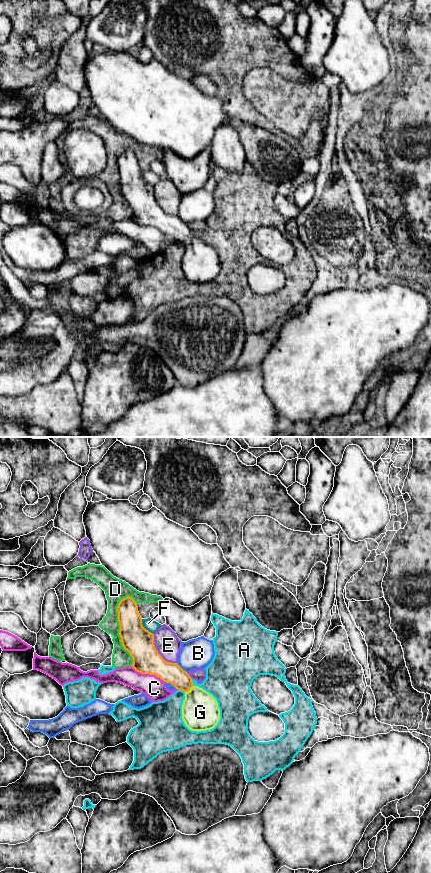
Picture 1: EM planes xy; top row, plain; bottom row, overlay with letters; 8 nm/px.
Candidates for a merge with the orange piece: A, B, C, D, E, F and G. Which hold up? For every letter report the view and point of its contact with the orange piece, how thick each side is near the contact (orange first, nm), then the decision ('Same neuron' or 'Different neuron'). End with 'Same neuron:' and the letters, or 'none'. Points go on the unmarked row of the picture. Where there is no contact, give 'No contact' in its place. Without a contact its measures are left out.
A: Touches orange at xy (181, 241). Thickness 170 nm (orange) against 260 nm. Different neuron
B: Touches orange at xy (181, 220). Thickness 190 nm (orange) against 240 nm. Different neuron
C: Touches orange at xy (148, 225). Thickness 220 nm (orange) against 180 nm. Different neuron
D: Touches orange at xy (119, 182). Thickness 240 nm (orange) against 140 nm. Different neuron
E: Touches orange at xy (158, 205). Thickness 240 nm (orange) against 200 nm. Different neuron
F: Touches orange at xy (144, 180). Thickness 240 nm (orange) against 100 nm. Different neuron
G: Touches orange at xy (189, 241). Thickness 170 nm (orange) against 300 nm. Same neuron
Same neuron: G

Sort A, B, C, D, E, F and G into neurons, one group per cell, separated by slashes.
A / B / C / D / E / F / G

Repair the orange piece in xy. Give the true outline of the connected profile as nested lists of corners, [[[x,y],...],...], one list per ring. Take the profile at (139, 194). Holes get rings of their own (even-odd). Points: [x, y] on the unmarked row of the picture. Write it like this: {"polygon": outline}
{"polygon": [[[132,149],[122,151],[117,159],[119,187],[132,211],[132,219],[142,226],[155,227],[176,241],[185,244],[182,271],[192,283],[213,281],[220,272],[216,251],[195,238],[190,227],[177,215],[165,213],[154,197],[154,186],[142,177],[136,154]]]}

